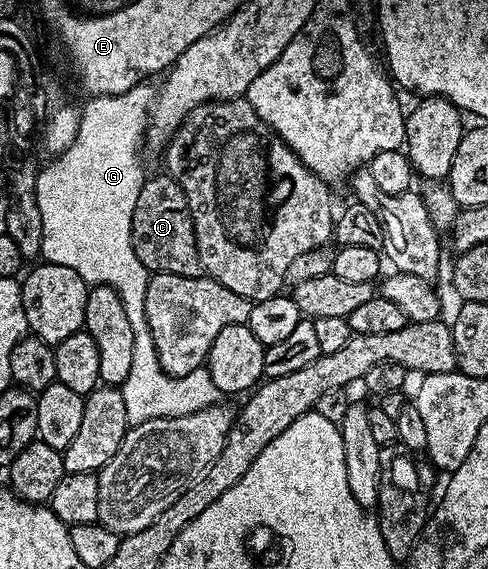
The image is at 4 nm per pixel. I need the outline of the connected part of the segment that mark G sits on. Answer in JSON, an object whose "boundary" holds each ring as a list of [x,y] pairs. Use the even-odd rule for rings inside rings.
{"boundary":[[[141,82],[120,94],[85,99],[85,104],[80,108],[80,125],[74,142],[66,151],[52,158],[44,169],[36,172],[38,210],[42,210],[43,259],[58,266],[70,266],[70,270],[79,274],[89,286],[110,286],[122,298],[122,306],[126,306],[126,318],[130,318],[130,327],[134,329],[134,363],[130,366],[130,374],[122,385],[129,425],[139,424],[141,420],[152,420],[158,414],[183,413],[186,408],[184,384],[192,384],[190,402],[216,402],[222,396],[214,386],[207,367],[195,368],[192,378],[184,376],[184,382],[176,382],[176,376],[164,372],[154,350],[150,326],[146,322],[146,290],[150,273],[142,266],[138,254],[134,254],[132,215],[146,179],[146,171],[144,172],[143,166],[140,165],[140,143],[145,143],[152,101],[156,99],[157,89],[151,88],[150,85],[151,83]]]}

